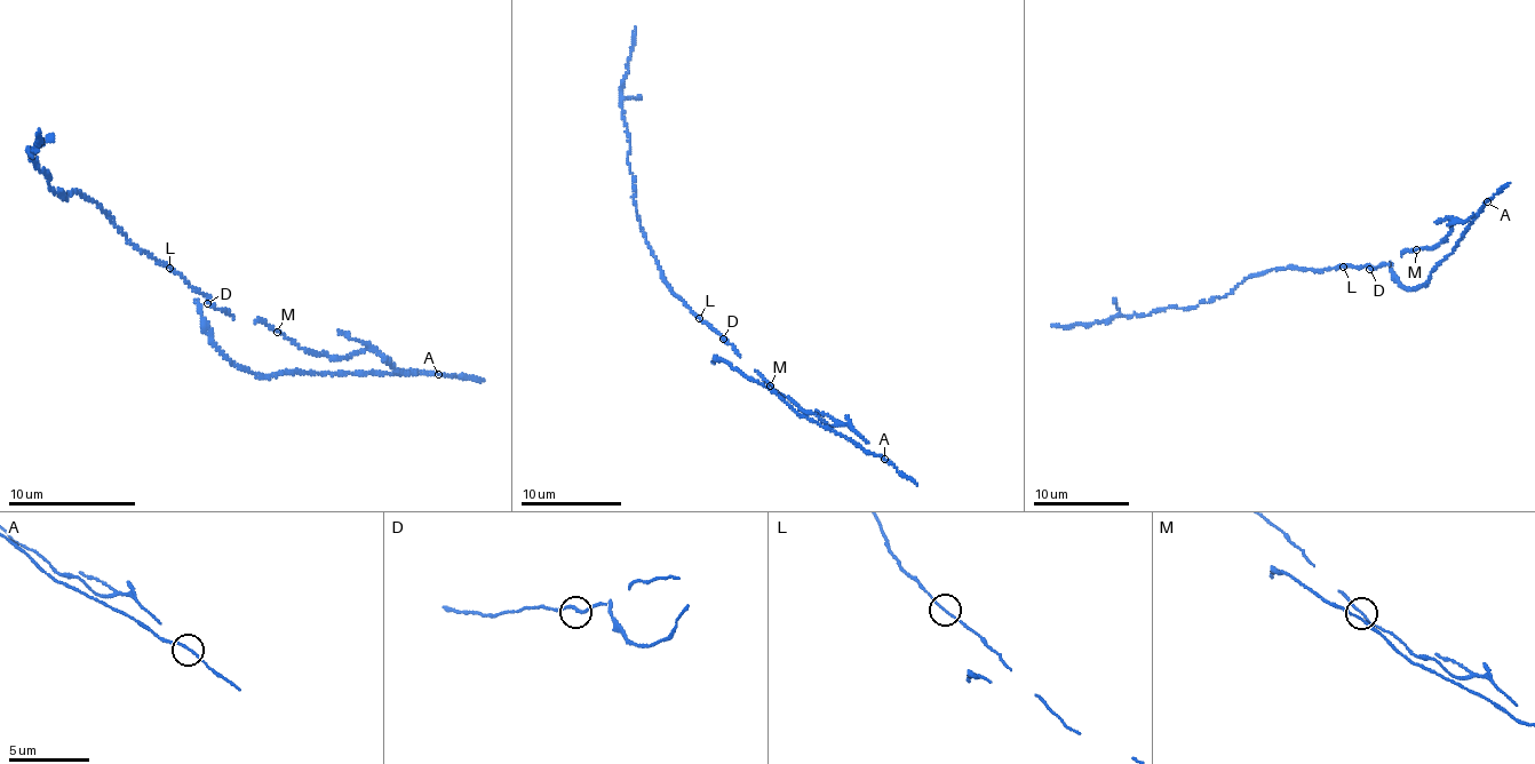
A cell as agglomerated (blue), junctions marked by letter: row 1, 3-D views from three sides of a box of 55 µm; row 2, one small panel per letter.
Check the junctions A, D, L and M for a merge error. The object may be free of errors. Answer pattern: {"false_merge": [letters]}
{"false_merge": ["A"]}

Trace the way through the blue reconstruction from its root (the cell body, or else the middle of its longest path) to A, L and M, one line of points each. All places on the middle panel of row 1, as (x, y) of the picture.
A: (725, 342), (734, 352), (720, 359), (773, 389), (800, 415), (851, 438), (884, 460)
L: (725, 342), (725, 337), (700, 317)
M: (725, 342), (734, 352), (720, 359), (800, 415), (866, 443), (770, 386)

